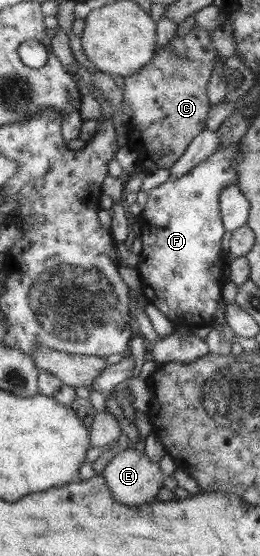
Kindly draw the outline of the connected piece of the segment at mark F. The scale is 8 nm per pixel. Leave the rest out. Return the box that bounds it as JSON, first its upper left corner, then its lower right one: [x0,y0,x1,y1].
[137,144,240,331]

